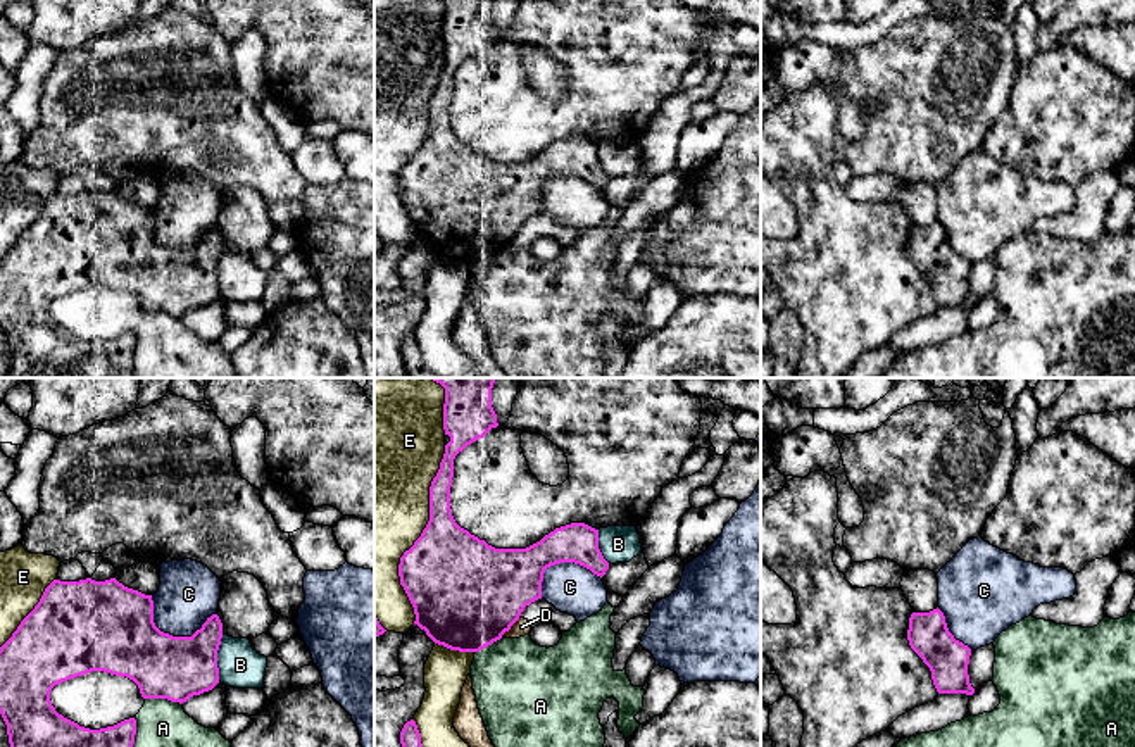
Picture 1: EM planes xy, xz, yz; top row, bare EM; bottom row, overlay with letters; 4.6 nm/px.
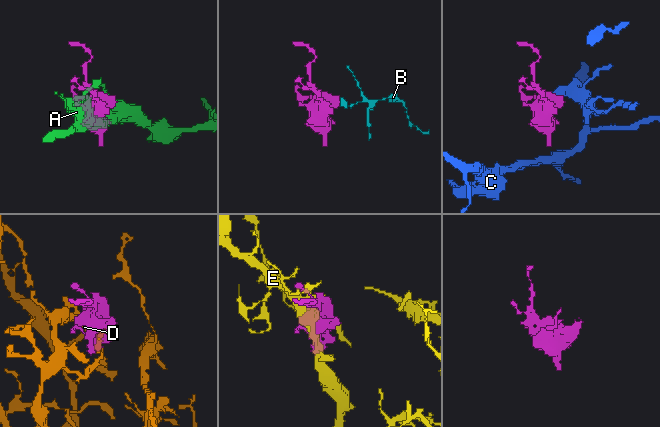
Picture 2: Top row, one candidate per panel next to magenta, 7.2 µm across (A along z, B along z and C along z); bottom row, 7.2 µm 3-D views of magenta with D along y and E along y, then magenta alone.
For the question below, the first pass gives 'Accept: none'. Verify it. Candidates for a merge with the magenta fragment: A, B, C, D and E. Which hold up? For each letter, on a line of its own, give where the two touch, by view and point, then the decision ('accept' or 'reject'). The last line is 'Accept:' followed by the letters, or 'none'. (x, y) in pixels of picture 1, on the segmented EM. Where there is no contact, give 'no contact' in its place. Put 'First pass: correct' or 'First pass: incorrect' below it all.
A: meets magenta in xy at (164, 697); reject
B: meets magenta in xy at (216, 658); reject
C: meets magenta in xy at (171, 635); reject
D: meets magenta in xz at (511, 625); reject
E: meets magenta in xz at (421, 535); reject
Accept: none
First pass: correct

